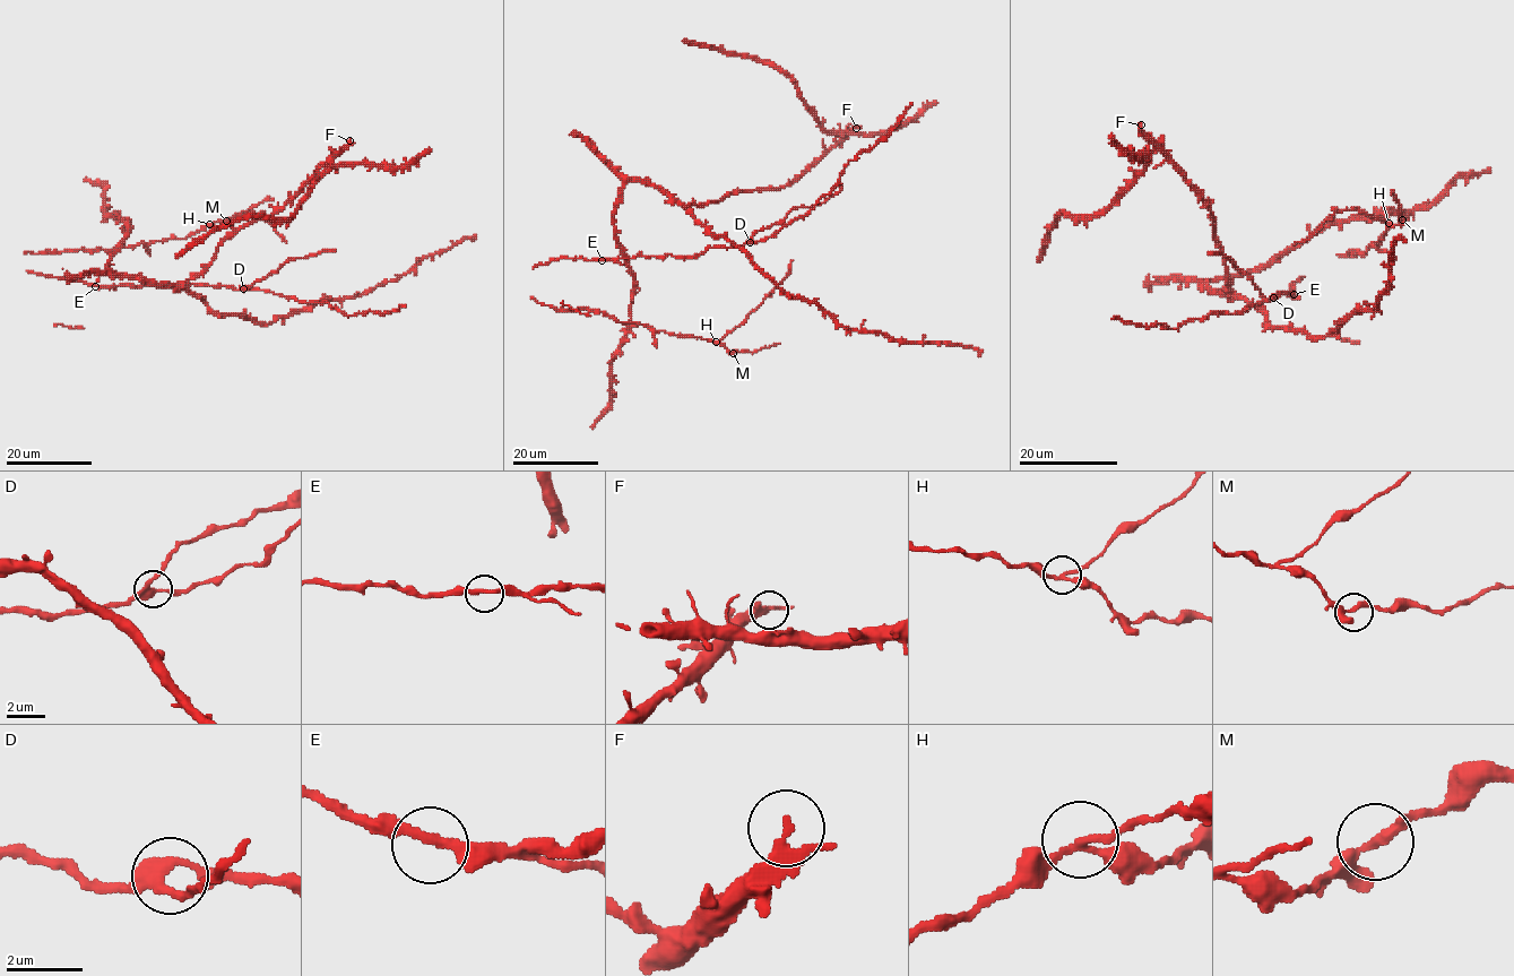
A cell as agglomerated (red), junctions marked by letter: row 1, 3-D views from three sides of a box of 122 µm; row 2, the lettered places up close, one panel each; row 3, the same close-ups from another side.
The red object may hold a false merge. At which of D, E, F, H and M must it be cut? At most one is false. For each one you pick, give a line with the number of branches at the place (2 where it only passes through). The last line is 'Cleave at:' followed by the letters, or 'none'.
H: Branches: 3
Cleave at: H

